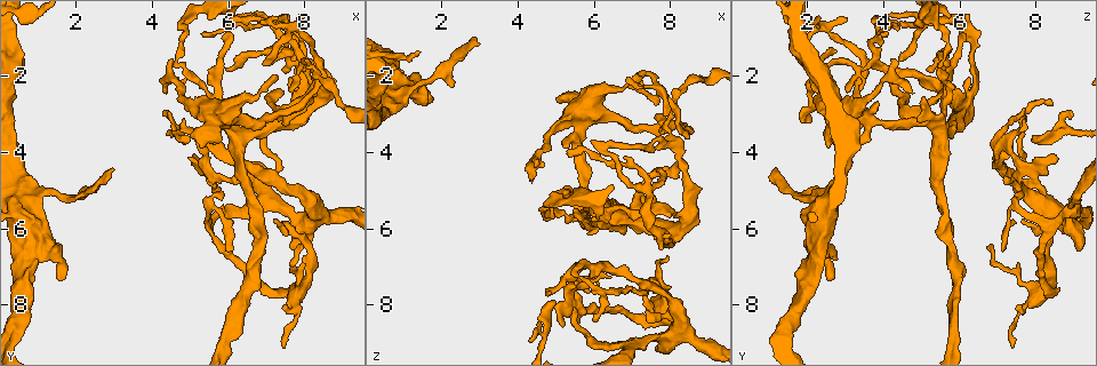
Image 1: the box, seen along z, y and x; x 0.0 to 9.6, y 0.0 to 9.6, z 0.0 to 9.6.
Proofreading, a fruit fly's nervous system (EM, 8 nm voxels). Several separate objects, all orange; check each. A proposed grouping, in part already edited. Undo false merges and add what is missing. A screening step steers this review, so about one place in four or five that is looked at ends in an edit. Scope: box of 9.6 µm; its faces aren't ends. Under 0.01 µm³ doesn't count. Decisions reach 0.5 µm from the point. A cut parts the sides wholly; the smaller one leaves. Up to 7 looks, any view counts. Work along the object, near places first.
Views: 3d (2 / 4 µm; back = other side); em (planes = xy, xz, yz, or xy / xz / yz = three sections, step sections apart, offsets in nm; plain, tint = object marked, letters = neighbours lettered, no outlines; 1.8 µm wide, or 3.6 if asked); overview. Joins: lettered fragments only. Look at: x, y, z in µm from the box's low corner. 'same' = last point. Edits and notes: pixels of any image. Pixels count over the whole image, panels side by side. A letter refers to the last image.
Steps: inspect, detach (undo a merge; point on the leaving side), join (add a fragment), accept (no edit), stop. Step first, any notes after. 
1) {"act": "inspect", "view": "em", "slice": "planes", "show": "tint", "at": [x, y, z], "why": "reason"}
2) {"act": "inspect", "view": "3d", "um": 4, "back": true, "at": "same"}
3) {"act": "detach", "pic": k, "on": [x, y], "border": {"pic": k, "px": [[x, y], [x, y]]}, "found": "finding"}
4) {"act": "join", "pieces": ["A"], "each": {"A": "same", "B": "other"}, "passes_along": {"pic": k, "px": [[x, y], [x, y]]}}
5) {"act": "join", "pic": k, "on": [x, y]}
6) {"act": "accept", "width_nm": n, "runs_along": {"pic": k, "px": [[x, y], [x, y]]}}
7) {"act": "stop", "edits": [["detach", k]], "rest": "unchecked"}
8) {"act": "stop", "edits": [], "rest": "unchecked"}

{"act": "inspect", "view": "em", "slice": "xy", "step": 8, "show": "tint", "at": [7.35, 4.45, 7.65], "why": "thin end"}

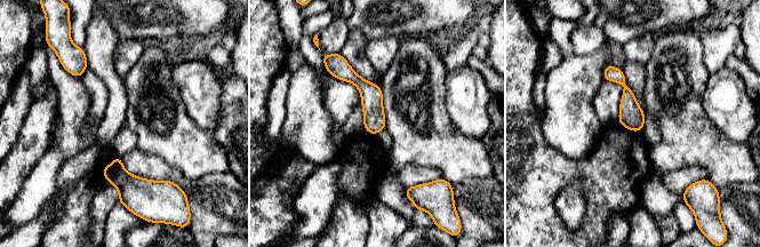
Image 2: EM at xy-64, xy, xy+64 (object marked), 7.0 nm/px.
{"act": "inspect", "view": "em", "slice": "planes", "show": "letters", "at": "same"}

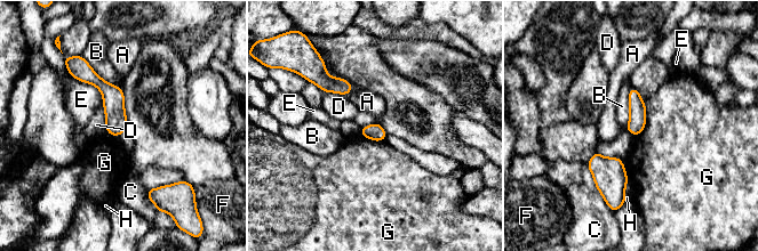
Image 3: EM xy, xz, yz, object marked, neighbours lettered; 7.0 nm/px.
{"act": "accept", "each": {"A": "other", "B": "other", "C": "other", "D": "other", "E": "other", "F": "other", "G": "other", "H": "other"}, "runs_along": {"pic": 3, "px": [[84, 70], [113, 97], [114, 134]]}, "found": "none of them fits"}

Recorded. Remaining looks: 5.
{"act": "inspect", "view": "3d", "um": 2, "at": [7.95, 1.20, 6.30], "why": "a fork"}

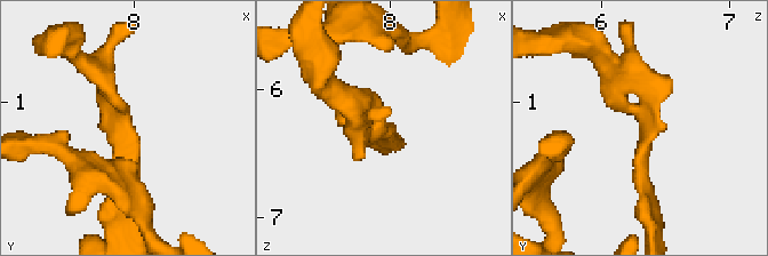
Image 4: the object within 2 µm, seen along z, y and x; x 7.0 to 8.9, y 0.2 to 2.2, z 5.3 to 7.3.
{"act": "inspect", "view": "em", "slice": "xy", "step": 4, "show": "tint", "at": [7.92, 1.12, 6.38]}

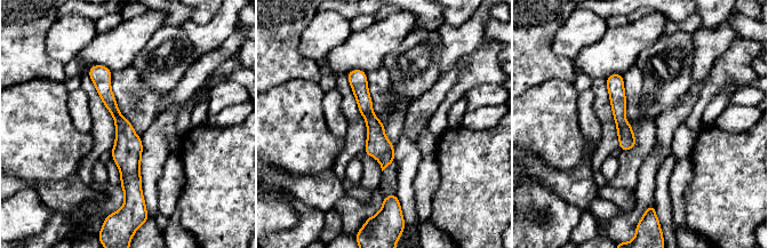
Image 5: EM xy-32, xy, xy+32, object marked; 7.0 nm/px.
{"act": "inspect", "view": "em", "slice": "xy", "step": 4, "show": "letters", "at": "same", "why": "see the neighbours"}

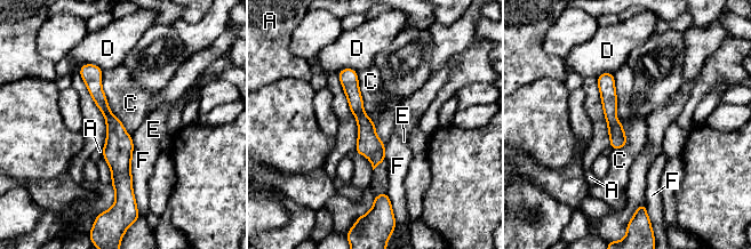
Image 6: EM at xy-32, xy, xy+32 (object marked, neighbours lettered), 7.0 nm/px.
{"act": "accept", "longest_contact_nm": ["C", 550], "each": {"A": "other", "C": "other", "D": "other", "E": "other", "F": "other"}, "runs_along": {"pic": 6, "px": [[86, 66], [114, 127], [124, 194]]}, "found": "one neuron here"}

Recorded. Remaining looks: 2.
{"act": "inspect", "view": "em", "slice": "planes", "show": "letters", "at": [5.60, 3.20, 3.15], "why": "four or more arms meet"}

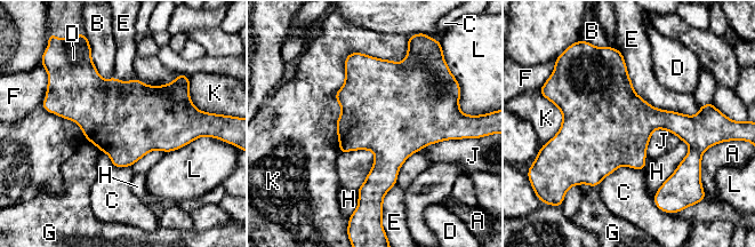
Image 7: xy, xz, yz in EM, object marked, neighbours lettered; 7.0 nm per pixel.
{"act": "accept", "width_nm": 550, "each": {"A": "other", "B": "other", "C": "other", "D": "other", "E": "other", "F": "other", "G": "other", "H": "other", "J": "other", "K": "other", "L": "other"}, "border": {"pic": 7, "px": [[372, 150], [371, 169], [356, 189]]}, "found": "continuous, no second neuron"}

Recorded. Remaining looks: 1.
{"act": "stop", "edits": [], "rest": "unchecked"}

